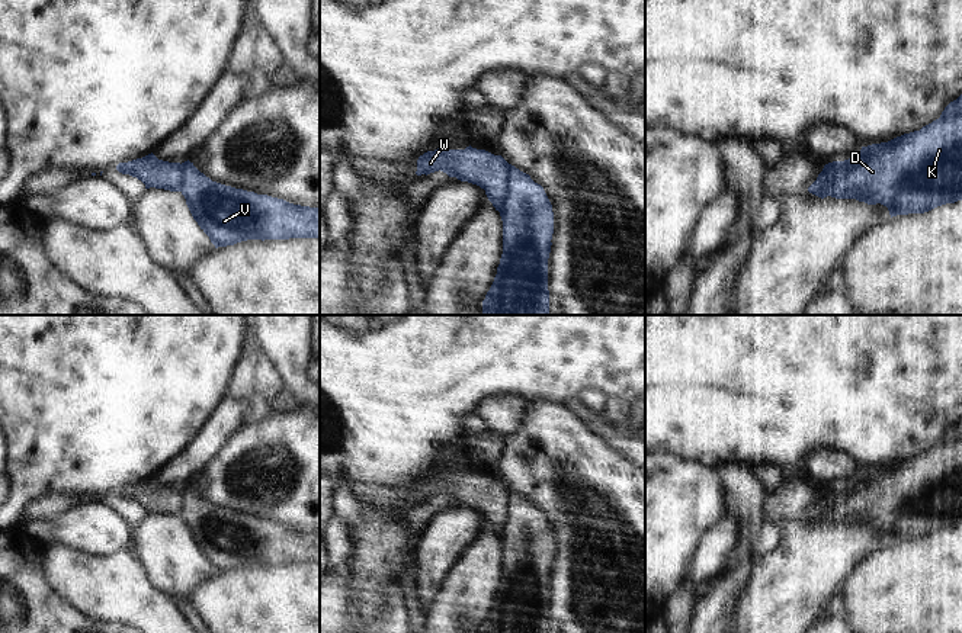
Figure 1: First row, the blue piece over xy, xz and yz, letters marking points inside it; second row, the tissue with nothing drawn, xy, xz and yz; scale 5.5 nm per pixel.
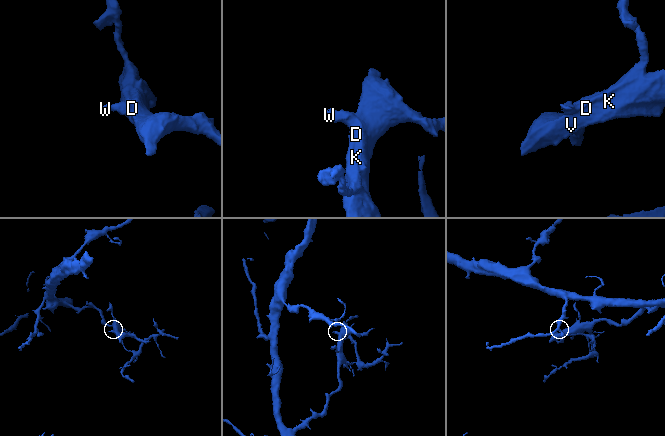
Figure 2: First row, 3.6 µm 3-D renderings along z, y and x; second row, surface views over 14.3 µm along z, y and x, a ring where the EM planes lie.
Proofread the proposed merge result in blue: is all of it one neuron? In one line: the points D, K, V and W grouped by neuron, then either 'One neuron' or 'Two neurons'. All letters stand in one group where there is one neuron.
Groups: D K V / W. Two neurons.

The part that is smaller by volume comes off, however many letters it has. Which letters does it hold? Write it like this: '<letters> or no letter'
W

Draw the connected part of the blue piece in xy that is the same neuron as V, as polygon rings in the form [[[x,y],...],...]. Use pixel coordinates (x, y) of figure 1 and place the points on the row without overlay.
[[[189,485],[180,492],[180,517],[215,573],[247,565],[320,563],[318,533],[212,507]]]

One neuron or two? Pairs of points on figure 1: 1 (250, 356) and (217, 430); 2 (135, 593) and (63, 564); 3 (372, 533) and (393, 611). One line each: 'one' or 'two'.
1: one
2: one
3: two

